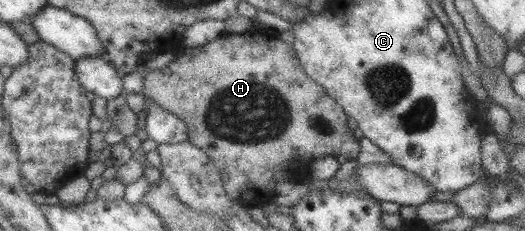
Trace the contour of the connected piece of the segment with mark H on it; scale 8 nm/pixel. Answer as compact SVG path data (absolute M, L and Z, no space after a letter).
M254 27L254 29L245 33L235 34L227 31L221 36L214 38L211 42L206 42L203 46L193 47L187 52L175 55L174 59L162 69L148 69L142 72L142 90L141 93L147 97L147 101L153 101L163 110L174 114L179 120L185 123L187 138L193 146L199 148L207 157L211 158L212 165L217 169L223 190L232 200L239 201L243 204L262 205L270 202L272 196L272 188L279 181L295 181L301 182L309 177L306 170L309 162L313 162L315 158L321 156L339 155L345 156L348 160L356 159L360 150L358 138L355 138L353 131L347 125L347 117L341 106L337 104L321 86L313 79L310 79L302 69L292 44L282 41L276 30Z

